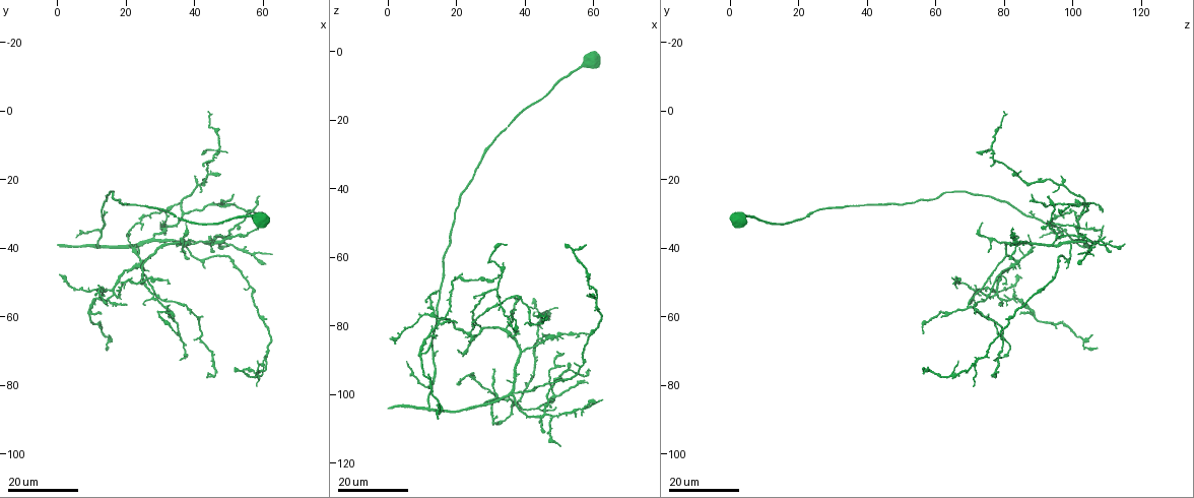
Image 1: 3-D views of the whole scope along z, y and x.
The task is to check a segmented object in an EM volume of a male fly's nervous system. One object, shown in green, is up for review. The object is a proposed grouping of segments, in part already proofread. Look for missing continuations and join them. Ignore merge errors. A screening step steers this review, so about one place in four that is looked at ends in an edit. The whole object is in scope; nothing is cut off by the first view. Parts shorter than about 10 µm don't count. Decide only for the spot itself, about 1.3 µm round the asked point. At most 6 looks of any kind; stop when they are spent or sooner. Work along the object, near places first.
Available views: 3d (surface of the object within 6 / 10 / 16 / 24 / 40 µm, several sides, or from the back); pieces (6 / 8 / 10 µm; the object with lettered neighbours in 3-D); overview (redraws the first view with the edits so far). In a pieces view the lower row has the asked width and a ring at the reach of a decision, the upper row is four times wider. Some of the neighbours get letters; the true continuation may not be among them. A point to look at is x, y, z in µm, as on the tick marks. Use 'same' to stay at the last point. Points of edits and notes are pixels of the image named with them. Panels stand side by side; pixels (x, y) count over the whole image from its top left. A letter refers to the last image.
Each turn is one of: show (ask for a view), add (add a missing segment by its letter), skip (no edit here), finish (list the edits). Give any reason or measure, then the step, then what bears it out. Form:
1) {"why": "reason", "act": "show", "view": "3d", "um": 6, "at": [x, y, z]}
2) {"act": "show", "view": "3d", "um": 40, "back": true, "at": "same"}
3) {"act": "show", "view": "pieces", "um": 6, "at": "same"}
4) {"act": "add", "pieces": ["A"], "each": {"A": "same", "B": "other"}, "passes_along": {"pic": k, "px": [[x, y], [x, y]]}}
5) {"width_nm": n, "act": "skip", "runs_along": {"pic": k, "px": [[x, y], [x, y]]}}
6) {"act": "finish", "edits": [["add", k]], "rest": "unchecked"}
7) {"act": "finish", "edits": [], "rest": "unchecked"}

{"why": "free end", "act": "show", "view": "3d", "um": 16, "at": [42.0, 11.5, 71.5]}

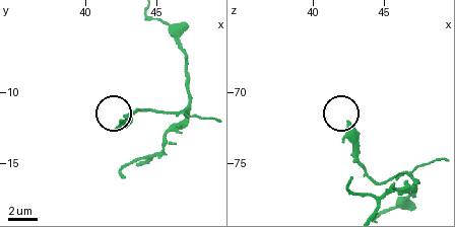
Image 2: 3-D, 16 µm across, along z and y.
{"why": "see the neighbours", "act": "show", "view": "pieces", "um": 10, "at": [42.4, 12.0, 72.2]}

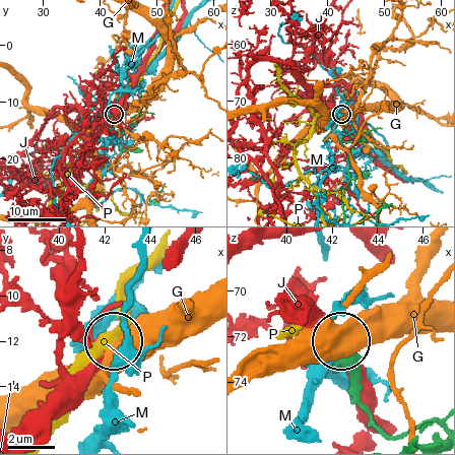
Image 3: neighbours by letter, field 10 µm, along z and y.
{"width_nm": 310, "act": "skip", "each": {"G": "other", "J": "other", "M": "other", "P": "other"}, "found": "none of them fits"}

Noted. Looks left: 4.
{"why": "free end", "act": "show", "view": "3d", "um": 16, "at": [0.5, 39.5, 103.5]}

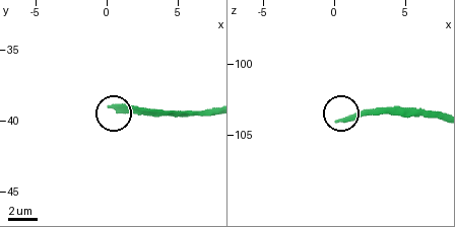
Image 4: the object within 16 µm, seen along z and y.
{"act": "show", "view": "pieces", "um": 10, "at": [0.2, 39.0, 104.0]}

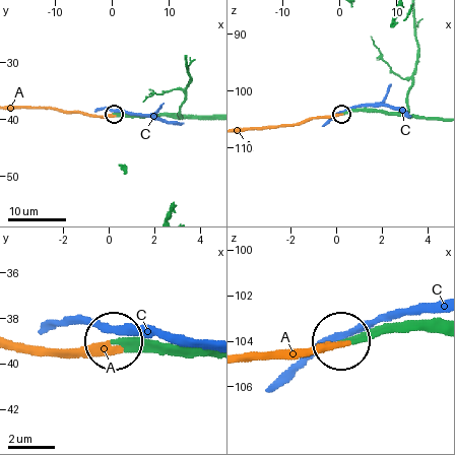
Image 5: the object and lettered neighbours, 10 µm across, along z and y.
{"act": "add", "pieces": ["A"], "each": {"A": "same", "C": "other"}, "passes_along": {"pic": 5, "px": [[407, 328], [386, 328], [299, 351], [246, 352]]}, "found": "it goes on there"}

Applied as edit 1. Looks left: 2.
{"why": "free end", "act": "show", "view": "3d", "um": 24, "at": [58.0, 76.5, 56.5]}

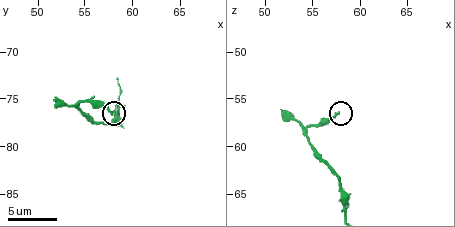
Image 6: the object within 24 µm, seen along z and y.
{"act": "show", "view": "pieces", "um": 8, "at": [57.6, 76.2, 56.4]}

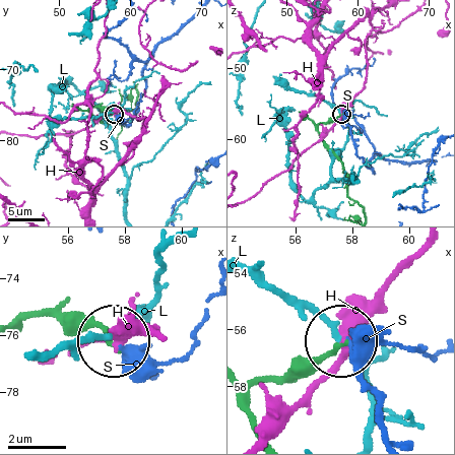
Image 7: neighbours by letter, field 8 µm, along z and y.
{"act": "skip", "each": {"H": "other", "L": "other", "S": "other"}, "runs_along": {"pic": 7, "px": [[362, 207], [347, 195], [341, 160], [318, 129], [341, 115]]}, "found": "none of them fits"}

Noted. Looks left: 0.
{"act": "finish", "edits": [["add", 5]], "rest": "unchecked"}

